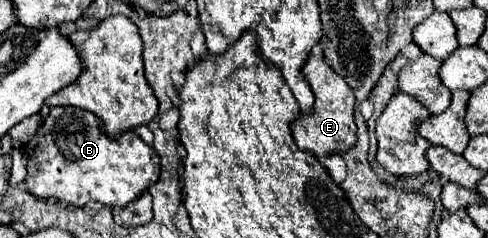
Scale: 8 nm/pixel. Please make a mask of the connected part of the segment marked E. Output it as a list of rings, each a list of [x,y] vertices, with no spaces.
[[[310,56],[302,68],[302,74],[306,76],[316,102],[314,112],[310,116],[300,116],[292,124],[292,134],[296,140],[296,146],[300,150],[312,152],[318,160],[330,154],[344,154],[350,148],[356,146],[356,118],[354,118],[354,92],[348,88],[342,76],[332,72],[324,58]]]

